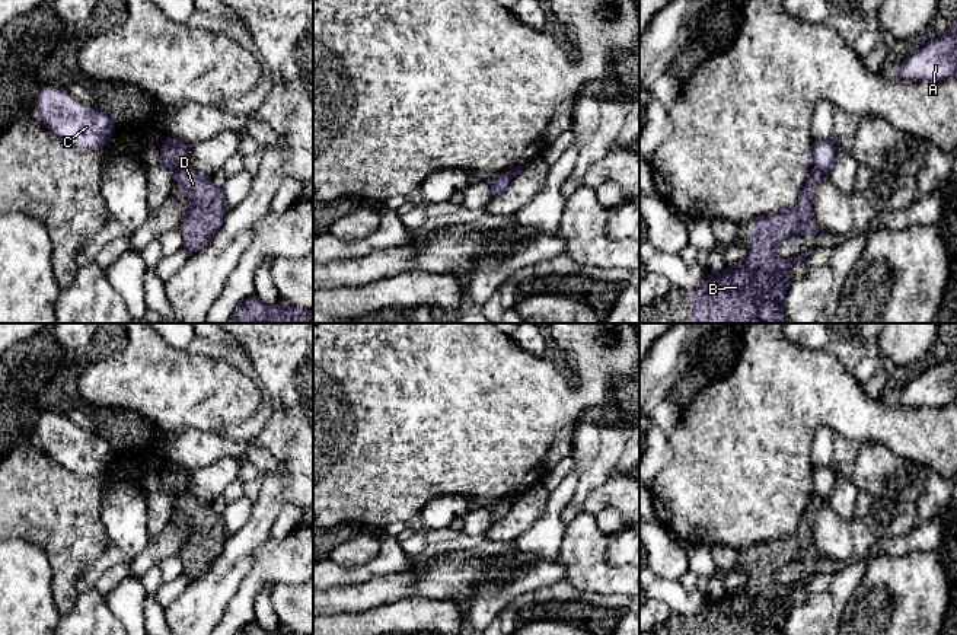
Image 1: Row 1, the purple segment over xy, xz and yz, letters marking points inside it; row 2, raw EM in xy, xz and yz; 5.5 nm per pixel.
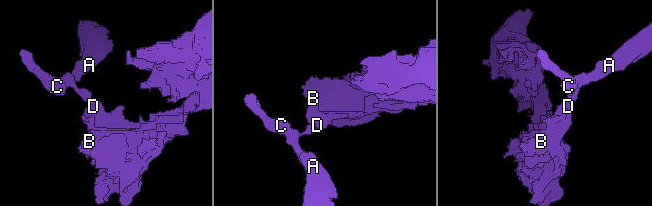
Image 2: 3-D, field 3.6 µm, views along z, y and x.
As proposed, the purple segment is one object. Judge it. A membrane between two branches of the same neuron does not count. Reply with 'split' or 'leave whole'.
split

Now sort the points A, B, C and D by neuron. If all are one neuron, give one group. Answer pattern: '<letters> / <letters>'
A C / B D

